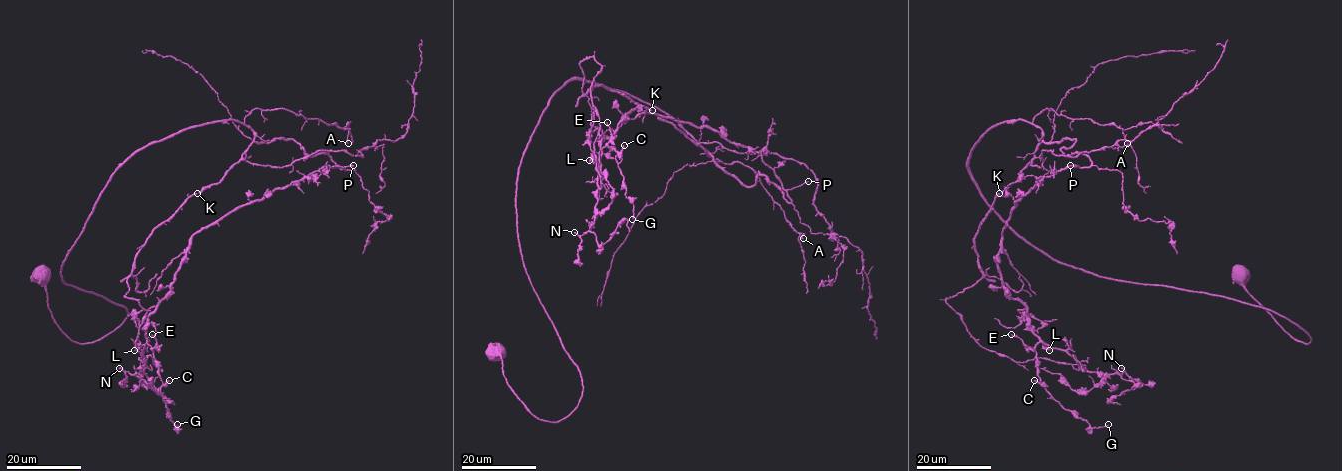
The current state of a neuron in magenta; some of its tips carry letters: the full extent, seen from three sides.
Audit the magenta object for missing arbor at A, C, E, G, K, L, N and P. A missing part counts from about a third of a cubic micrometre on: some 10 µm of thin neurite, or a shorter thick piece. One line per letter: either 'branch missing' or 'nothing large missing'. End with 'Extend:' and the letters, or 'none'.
A: nothing large missing
C: nothing large missing
E: nothing large missing
G: nothing large missing
K: nothing large missing
L: nothing large missing
N: branch missing
P: branch missing
Extend: N, P

